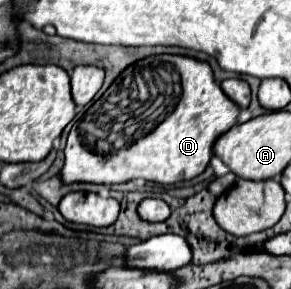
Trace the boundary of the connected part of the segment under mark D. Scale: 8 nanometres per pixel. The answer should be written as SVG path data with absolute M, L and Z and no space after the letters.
M160 54L160 56L150 56L140 60L138 64L128 66L114 82L112 86L102 94L102 98L98 98L84 114L80 120L74 122L70 134L68 134L68 144L64 148L64 168L60 170L60 180L62 184L76 184L76 182L88 182L88 184L120 184L120 182L128 182L128 180L136 180L136 178L144 178L148 182L158 182L158 184L178 184L184 180L192 180L196 176L200 176L206 166L210 164L212 158L212 146L218 140L218 136L222 136L224 132L228 132L232 126L238 124L238 116L240 116L240 108L222 92L222 88L216 84L212 70L206 62L198 62L194 58L188 56L174 56L174 54Z

